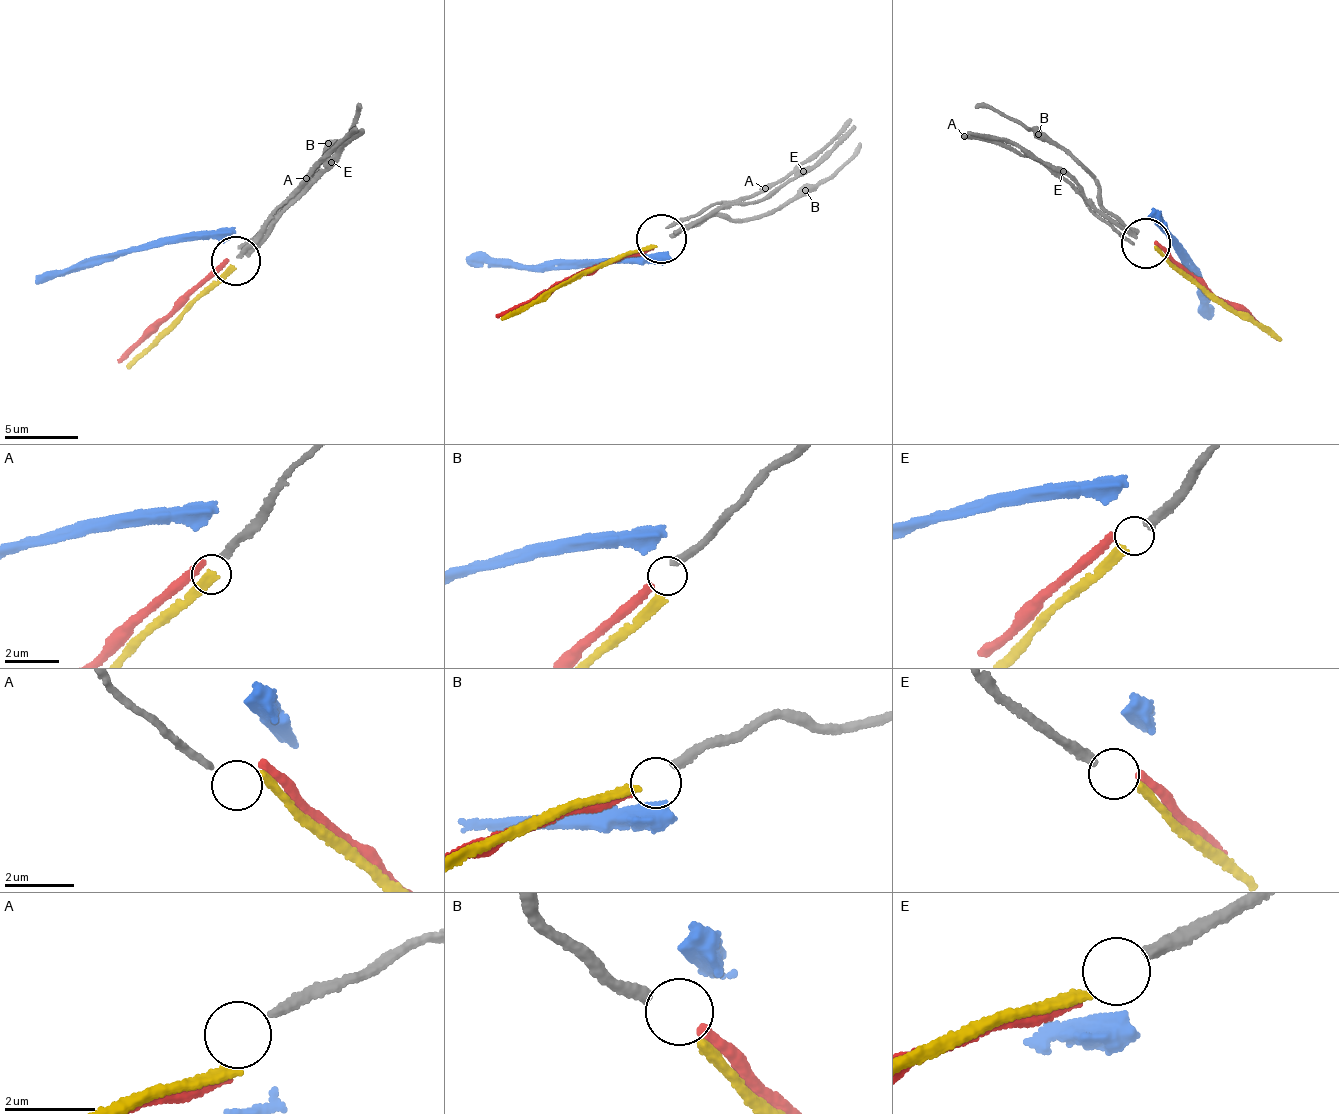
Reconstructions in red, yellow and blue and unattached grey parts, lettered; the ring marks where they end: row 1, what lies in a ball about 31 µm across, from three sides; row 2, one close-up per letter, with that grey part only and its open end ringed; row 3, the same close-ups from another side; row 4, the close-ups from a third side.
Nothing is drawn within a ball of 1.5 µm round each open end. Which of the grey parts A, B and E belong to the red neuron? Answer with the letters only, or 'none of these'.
B

